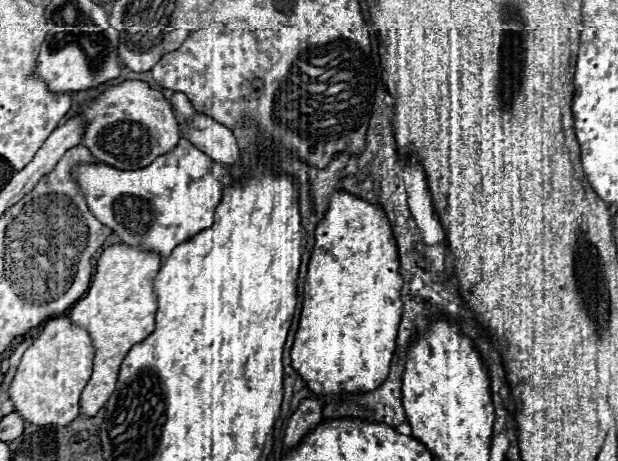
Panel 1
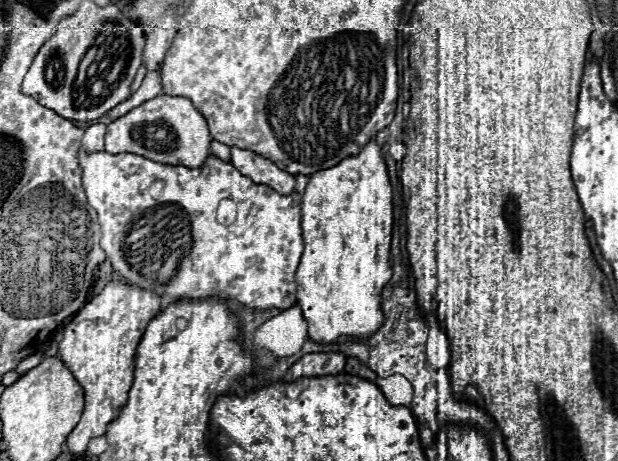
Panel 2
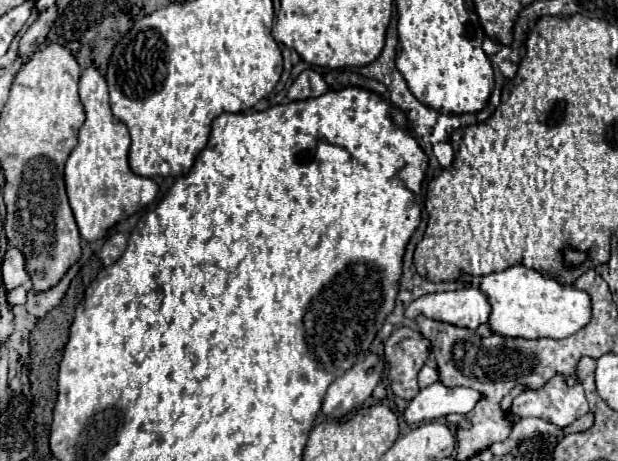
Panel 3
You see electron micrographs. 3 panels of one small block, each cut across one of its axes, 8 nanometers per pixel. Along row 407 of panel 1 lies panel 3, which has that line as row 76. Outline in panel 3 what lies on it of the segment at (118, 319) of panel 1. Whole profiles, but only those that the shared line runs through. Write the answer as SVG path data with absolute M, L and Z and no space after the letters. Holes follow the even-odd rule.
M94 66L82 70L80 100L86 110L86 122L80 128L78 146L66 160L64 180L70 206L76 224L80 228L80 236L88 242L94 242L100 236L104 236L106 230L112 228L112 224L148 206L156 198L158 186L152 178L144 178L132 172L128 164L128 148L130 148L128 128L122 120L118 120L112 114L106 78Z

